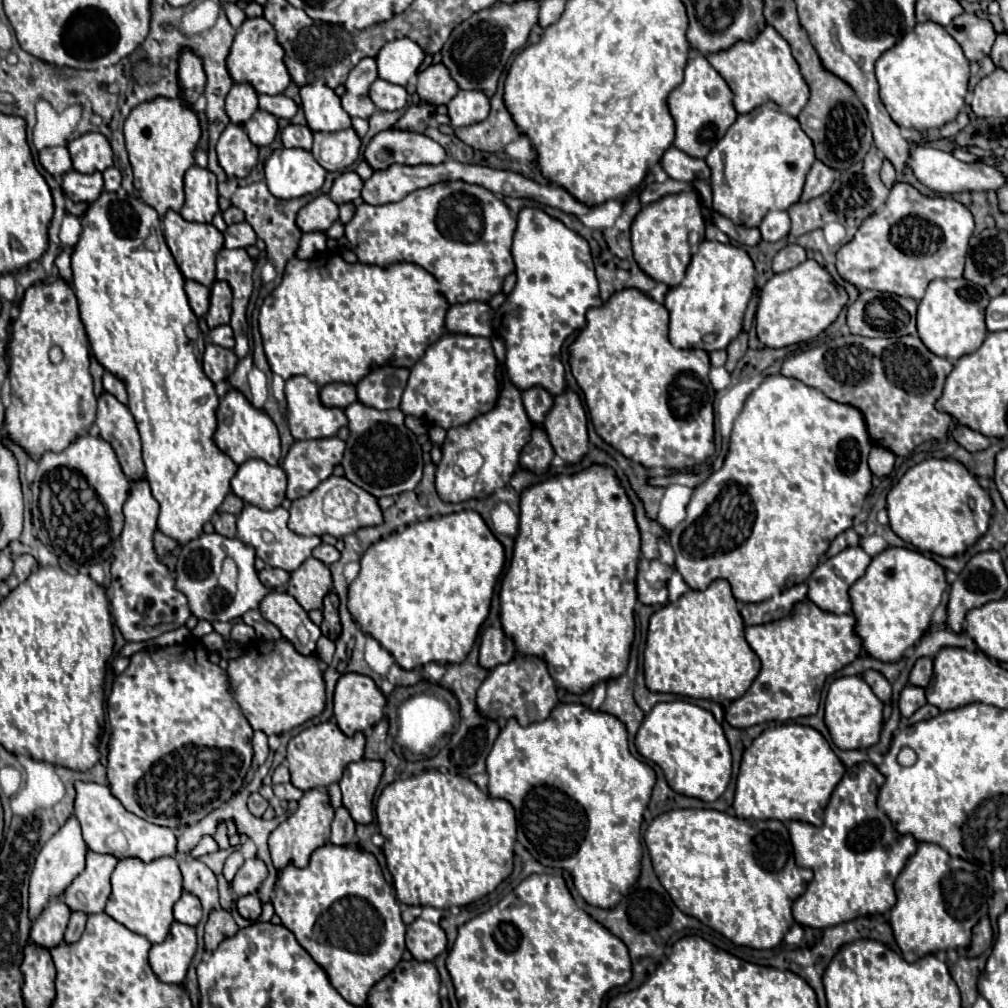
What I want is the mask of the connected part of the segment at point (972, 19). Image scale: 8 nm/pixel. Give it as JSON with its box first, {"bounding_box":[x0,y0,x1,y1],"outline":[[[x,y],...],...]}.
{"bounding_box":[946,13,996,61],"outline":[[[962,13],[954,17],[946,31],[958,41],[958,45],[970,61],[980,61],[982,57],[986,57],[996,39],[992,23],[972,13]]]}

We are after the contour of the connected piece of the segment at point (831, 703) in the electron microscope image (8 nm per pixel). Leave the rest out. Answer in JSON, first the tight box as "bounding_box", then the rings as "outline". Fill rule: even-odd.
{"bounding_box":[824,675,882,749],"outline":[[[860,675],[836,679],[826,697],[824,721],[838,749],[868,749],[878,743],[882,729],[882,701],[872,693],[870,685]]]}

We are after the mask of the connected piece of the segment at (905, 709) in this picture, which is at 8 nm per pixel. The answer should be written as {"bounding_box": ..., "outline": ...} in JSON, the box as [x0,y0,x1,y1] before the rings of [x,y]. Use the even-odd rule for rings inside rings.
{"bounding_box":[900,685,926,717],"outline":[[[906,685],[900,693],[900,713],[904,717],[910,717],[916,709],[920,709],[926,703],[924,697],[924,689],[922,687],[914,687],[914,685]]]}

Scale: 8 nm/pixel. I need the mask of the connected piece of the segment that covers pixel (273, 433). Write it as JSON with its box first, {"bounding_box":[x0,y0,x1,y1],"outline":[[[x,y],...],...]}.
{"bounding_box":[214,389,280,465],"outline":[[[232,389],[226,393],[226,397],[220,401],[218,415],[220,415],[220,421],[230,419],[230,423],[218,425],[214,441],[216,441],[218,449],[224,451],[236,465],[242,465],[246,459],[262,459],[268,465],[278,465],[280,437],[278,437],[276,425],[272,423],[272,419],[264,411],[254,409],[240,391]]]}

